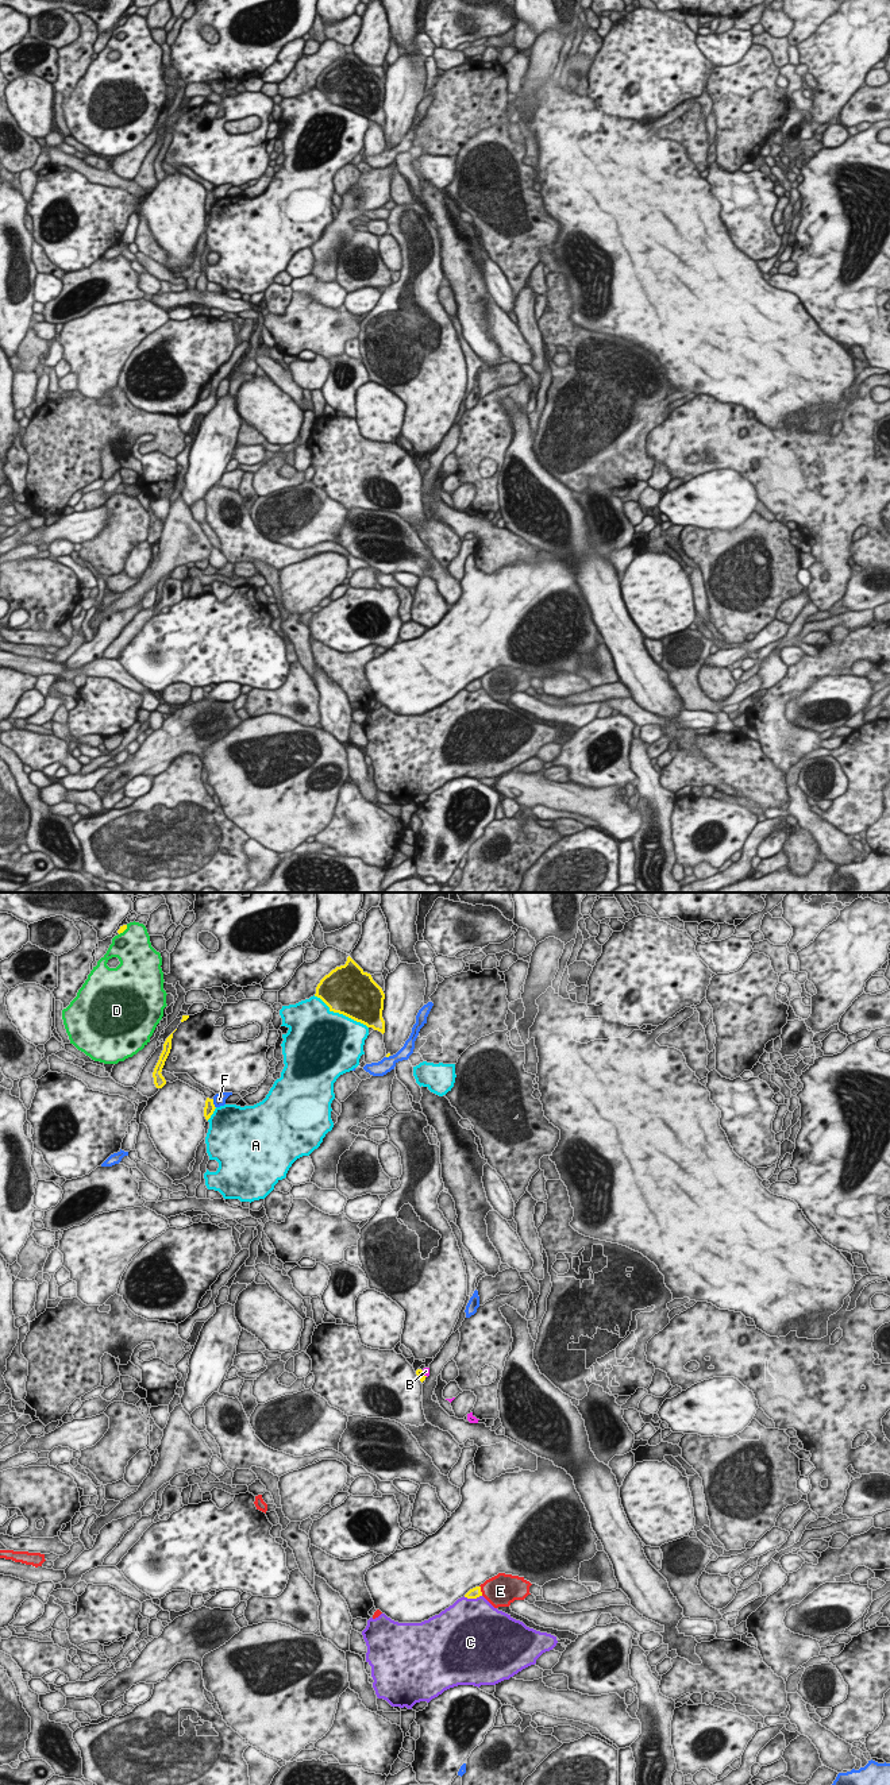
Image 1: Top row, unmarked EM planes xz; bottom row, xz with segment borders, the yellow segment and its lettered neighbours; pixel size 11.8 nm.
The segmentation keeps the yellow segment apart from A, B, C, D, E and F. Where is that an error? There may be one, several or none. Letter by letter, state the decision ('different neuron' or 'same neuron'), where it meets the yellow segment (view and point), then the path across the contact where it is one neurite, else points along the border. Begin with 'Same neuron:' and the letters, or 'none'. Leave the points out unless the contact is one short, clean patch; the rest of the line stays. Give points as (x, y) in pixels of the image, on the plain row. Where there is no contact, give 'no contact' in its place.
Same neuron: B
A: different neuron; contact xz (341, 105)
B: same neuron; contact xz (423, 466); way xz (419, 465), (423, 466), (426, 463)
C: different neuron; contact xz (472, 690)
D: different neuron; contact xz (123, 23)
E: different neuron; contact xz (480, 683)
F: different neuron; contact xz (212, 196); border xz (212, 192), (215, 200)

